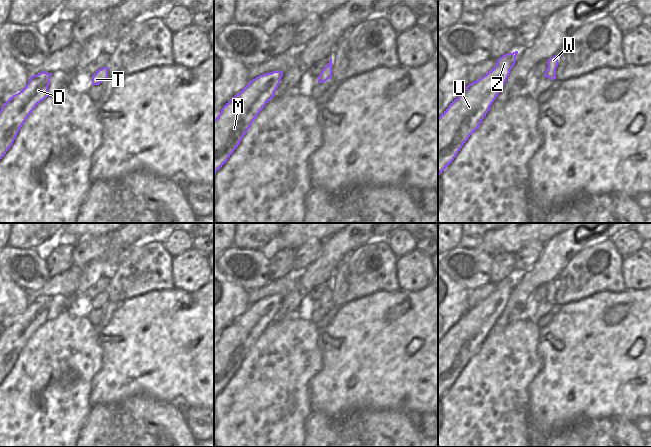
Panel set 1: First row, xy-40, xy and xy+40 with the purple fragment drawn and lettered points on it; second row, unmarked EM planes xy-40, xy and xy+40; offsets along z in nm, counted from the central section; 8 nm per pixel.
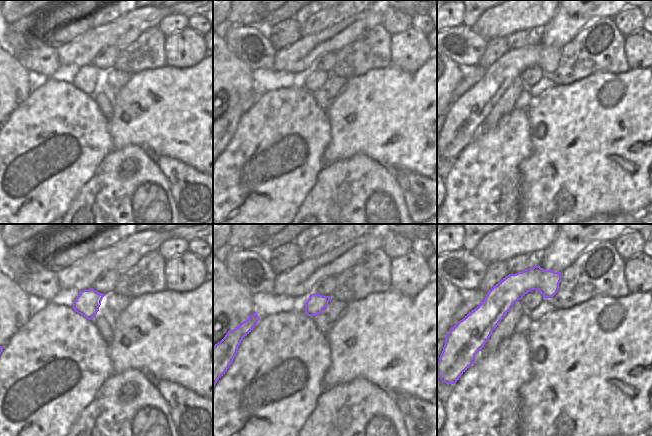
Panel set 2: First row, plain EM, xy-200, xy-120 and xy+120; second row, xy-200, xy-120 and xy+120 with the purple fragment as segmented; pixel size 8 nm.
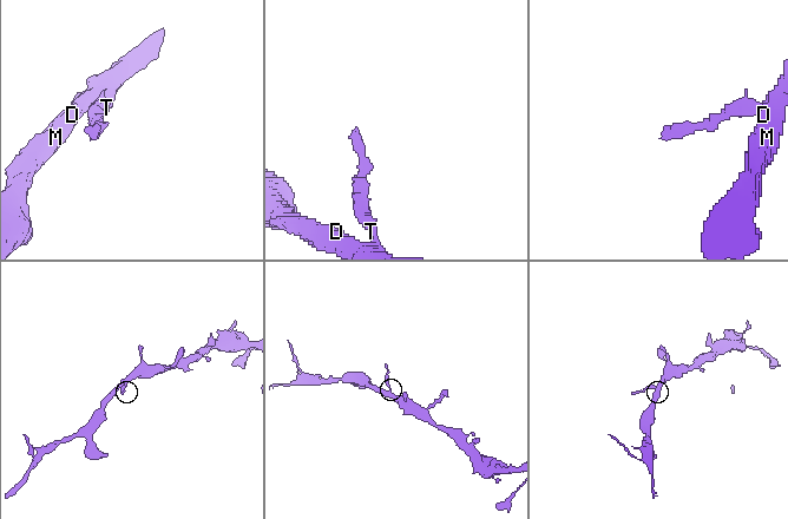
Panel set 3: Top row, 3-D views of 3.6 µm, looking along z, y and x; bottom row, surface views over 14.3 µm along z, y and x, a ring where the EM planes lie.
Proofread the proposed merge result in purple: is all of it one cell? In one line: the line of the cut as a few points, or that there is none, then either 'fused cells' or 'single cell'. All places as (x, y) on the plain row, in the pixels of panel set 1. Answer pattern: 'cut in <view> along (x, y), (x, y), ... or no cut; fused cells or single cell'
no cut; single cell

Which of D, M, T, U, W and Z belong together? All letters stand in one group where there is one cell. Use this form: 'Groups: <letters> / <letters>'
Groups: D M T U W Z

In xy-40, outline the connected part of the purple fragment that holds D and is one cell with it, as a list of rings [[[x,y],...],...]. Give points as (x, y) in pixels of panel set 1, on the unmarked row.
[[[51,297],[30,301],[28,308],[10,321],[0,334],[0,383],[12,370],[20,352],[34,332],[48,321]]]

